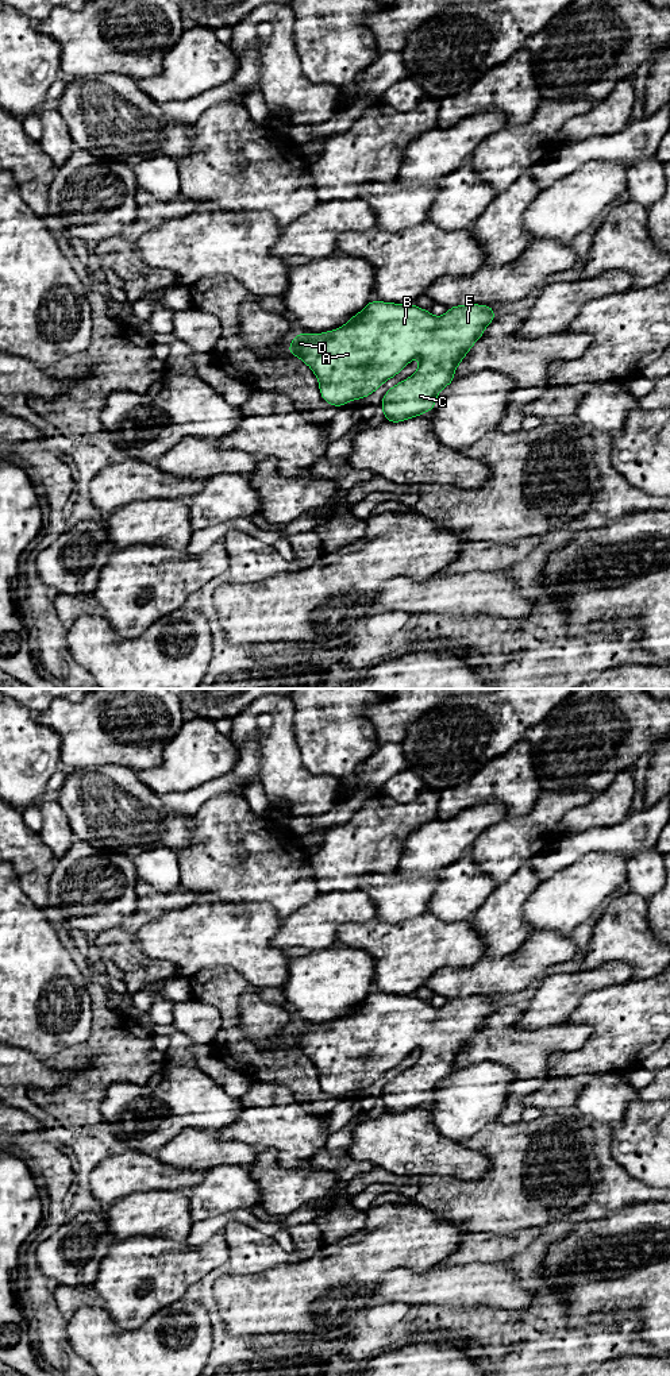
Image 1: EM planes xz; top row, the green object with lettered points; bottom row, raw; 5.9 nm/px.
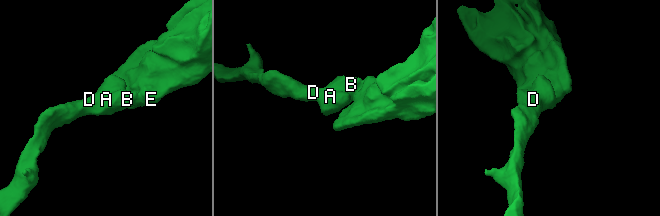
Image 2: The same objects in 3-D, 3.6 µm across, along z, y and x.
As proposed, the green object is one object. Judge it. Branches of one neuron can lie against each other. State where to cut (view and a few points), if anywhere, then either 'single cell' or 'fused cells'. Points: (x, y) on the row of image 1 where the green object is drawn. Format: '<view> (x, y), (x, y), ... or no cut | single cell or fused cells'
no cut | single cell

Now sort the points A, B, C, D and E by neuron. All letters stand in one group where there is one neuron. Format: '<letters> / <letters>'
A B C D E

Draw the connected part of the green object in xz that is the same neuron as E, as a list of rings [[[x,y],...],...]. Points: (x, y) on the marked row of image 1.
[[[373,300],[343,327],[323,334],[294,335],[288,352],[312,369],[320,396],[330,406],[343,406],[349,401],[369,397],[419,356],[420,366],[415,374],[389,389],[380,404],[386,421],[401,423],[432,412],[439,392],[455,379],[458,365],[494,317],[494,309],[489,305],[455,305],[443,316],[435,317],[415,304]]]

